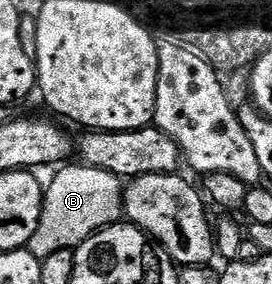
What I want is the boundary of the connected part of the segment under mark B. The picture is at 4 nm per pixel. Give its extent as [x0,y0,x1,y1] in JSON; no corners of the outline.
[28,163,124,260]

